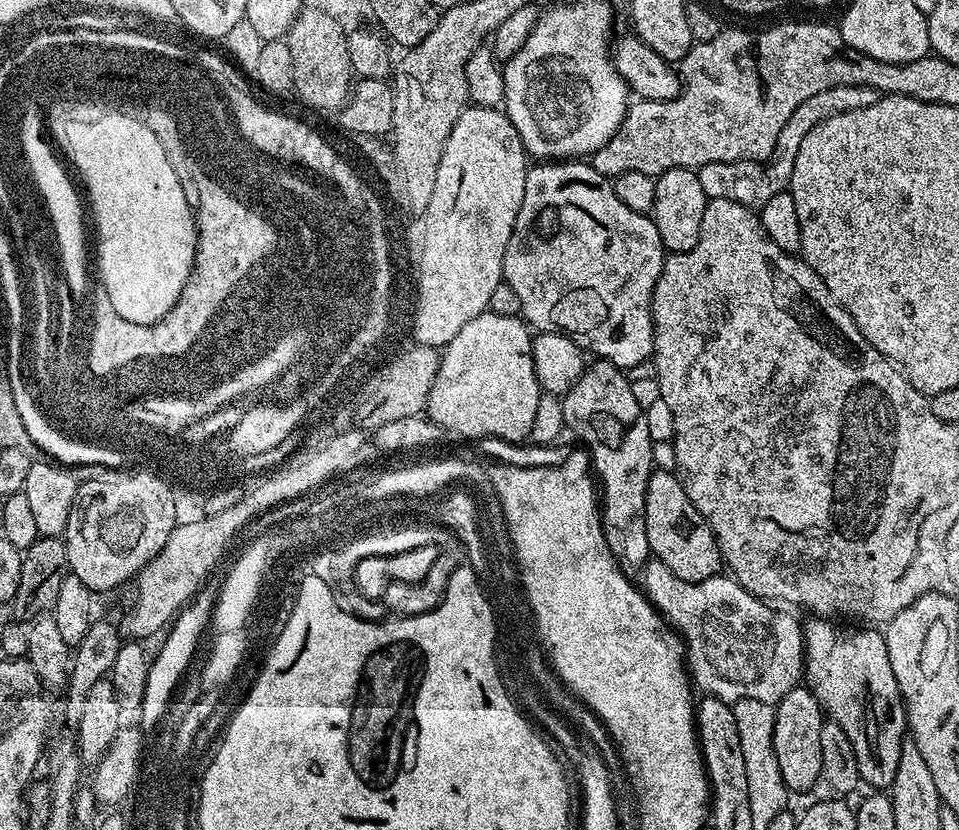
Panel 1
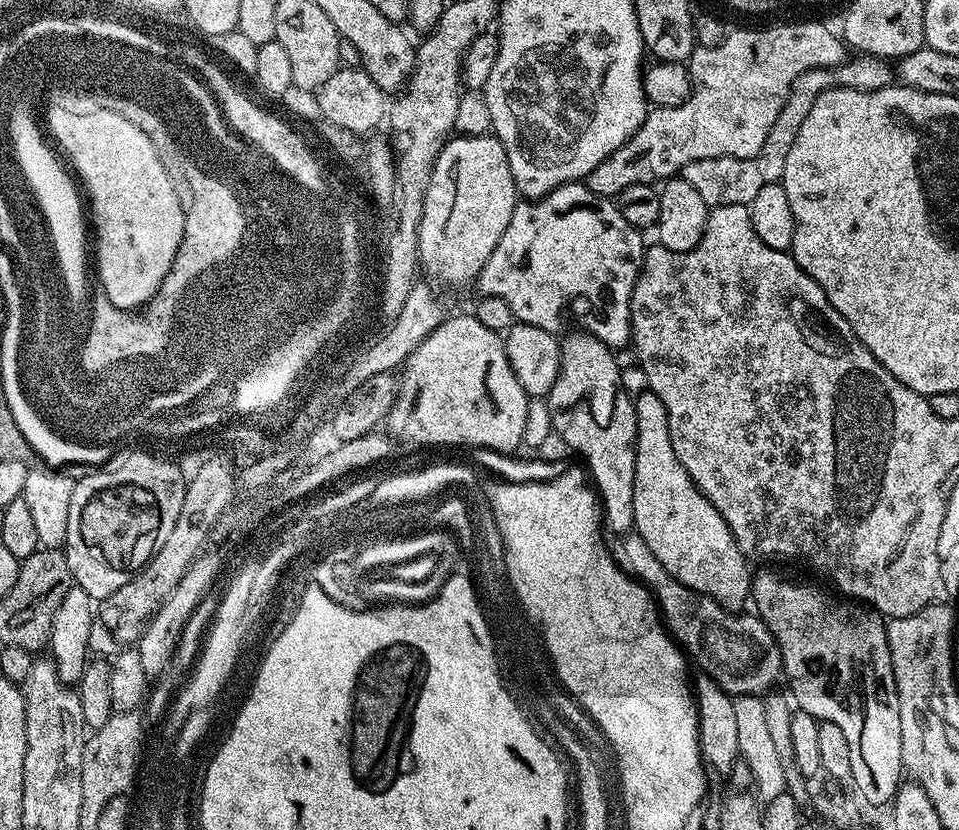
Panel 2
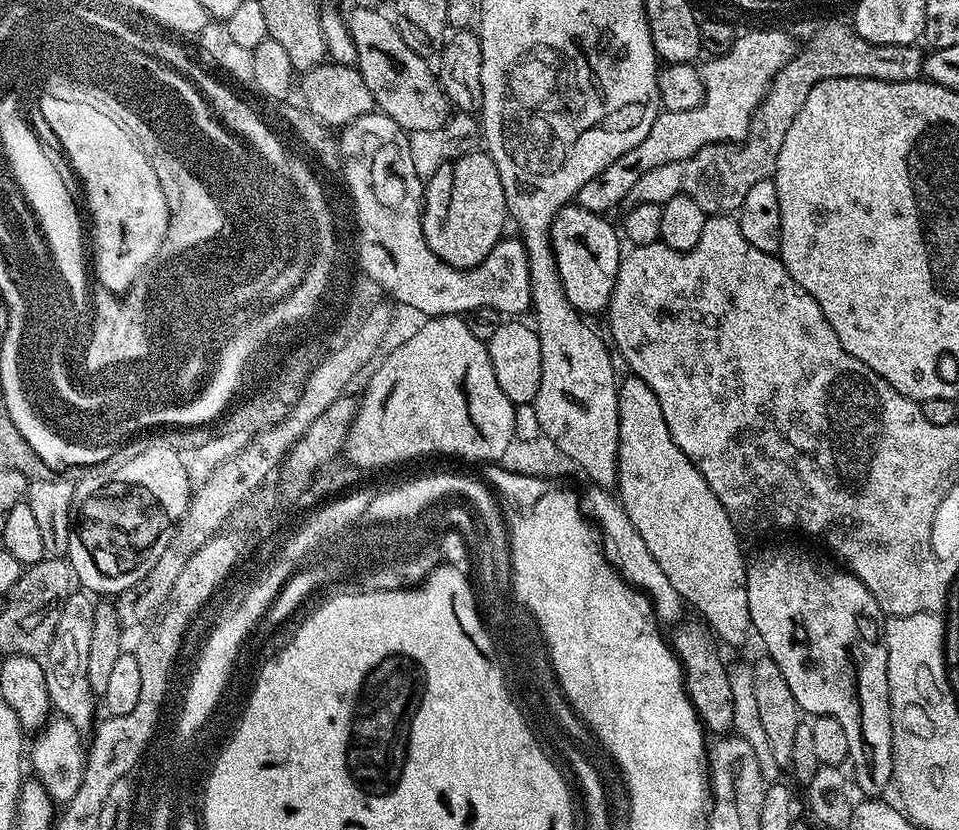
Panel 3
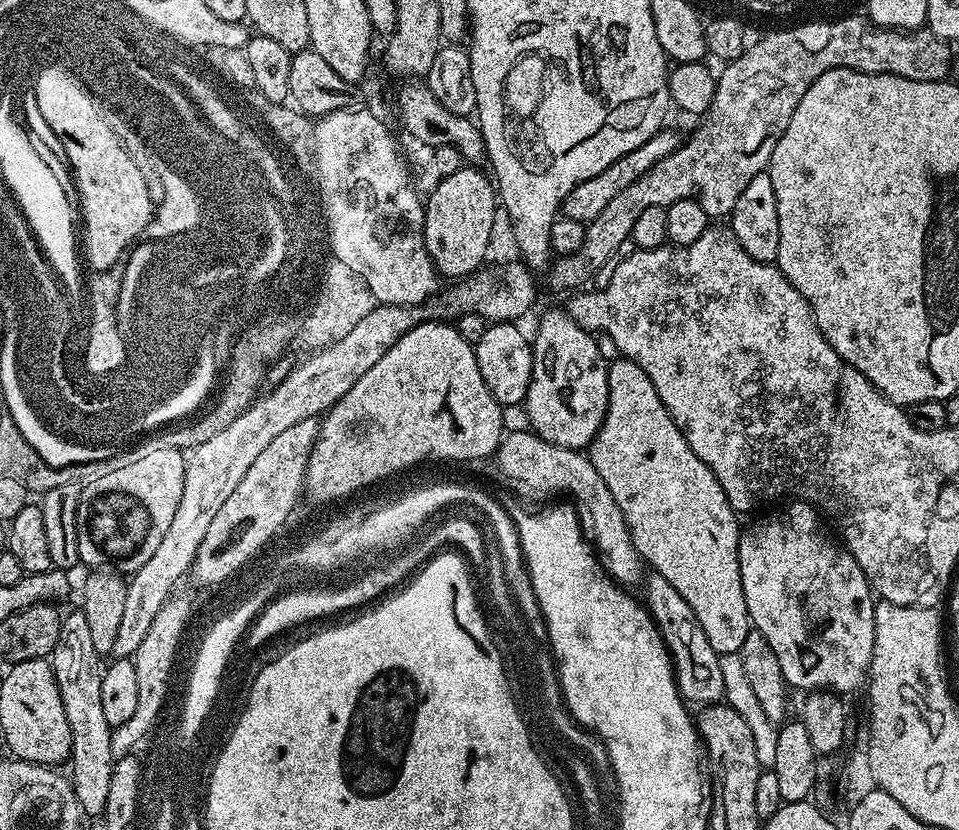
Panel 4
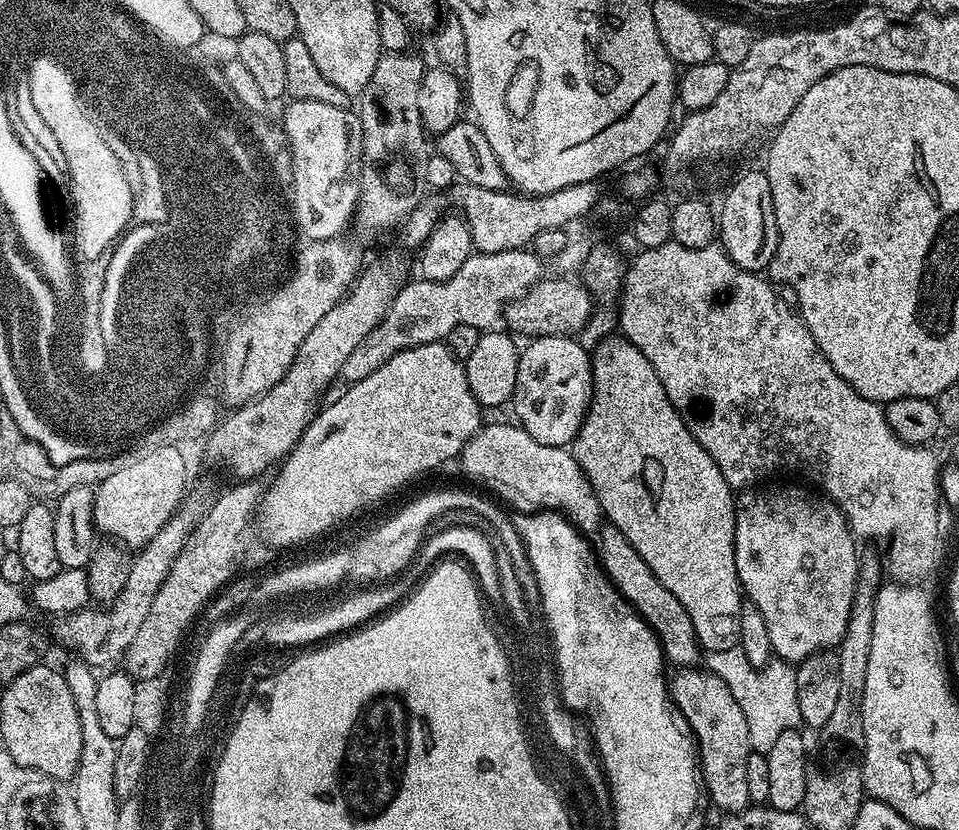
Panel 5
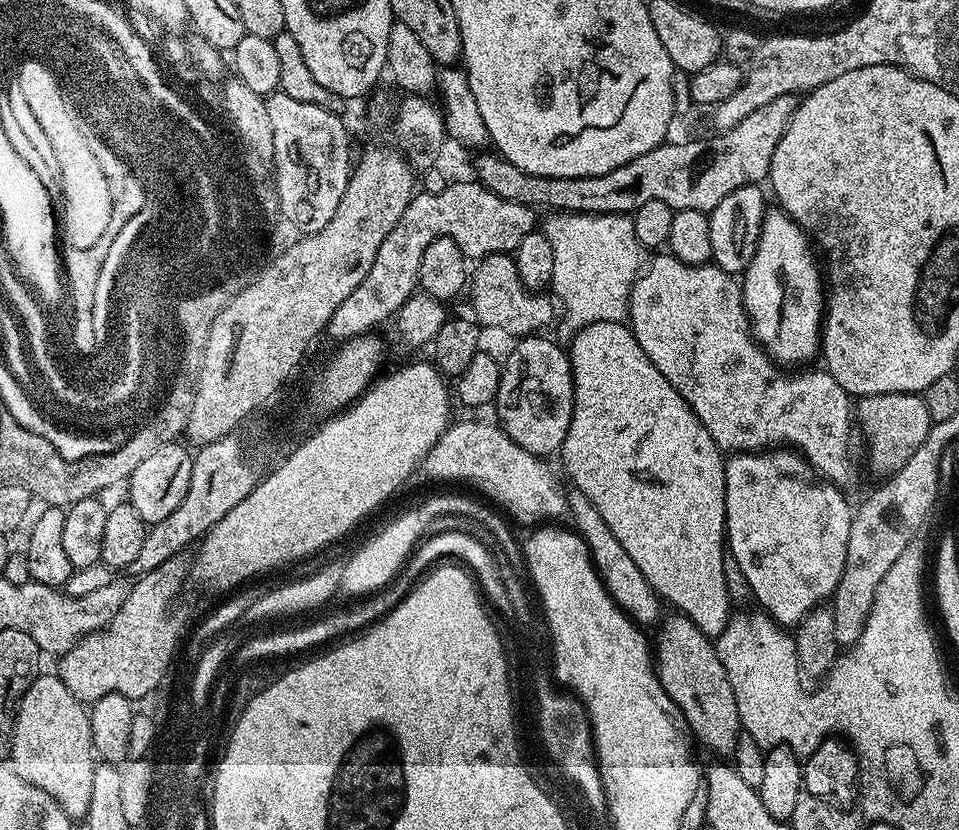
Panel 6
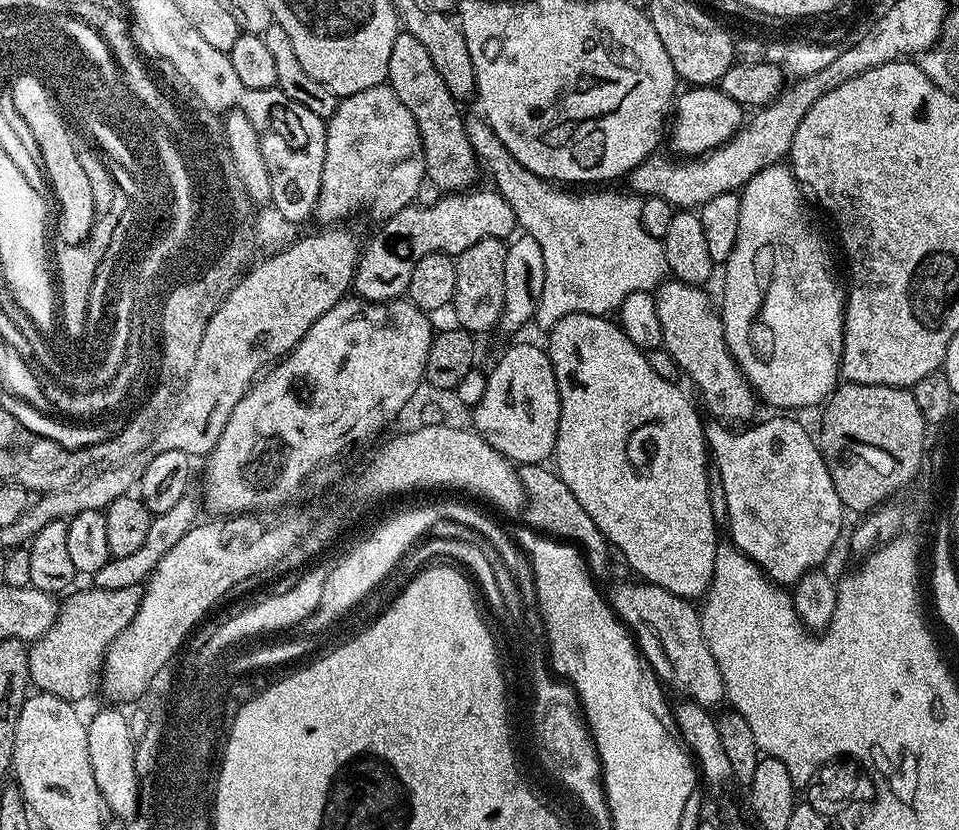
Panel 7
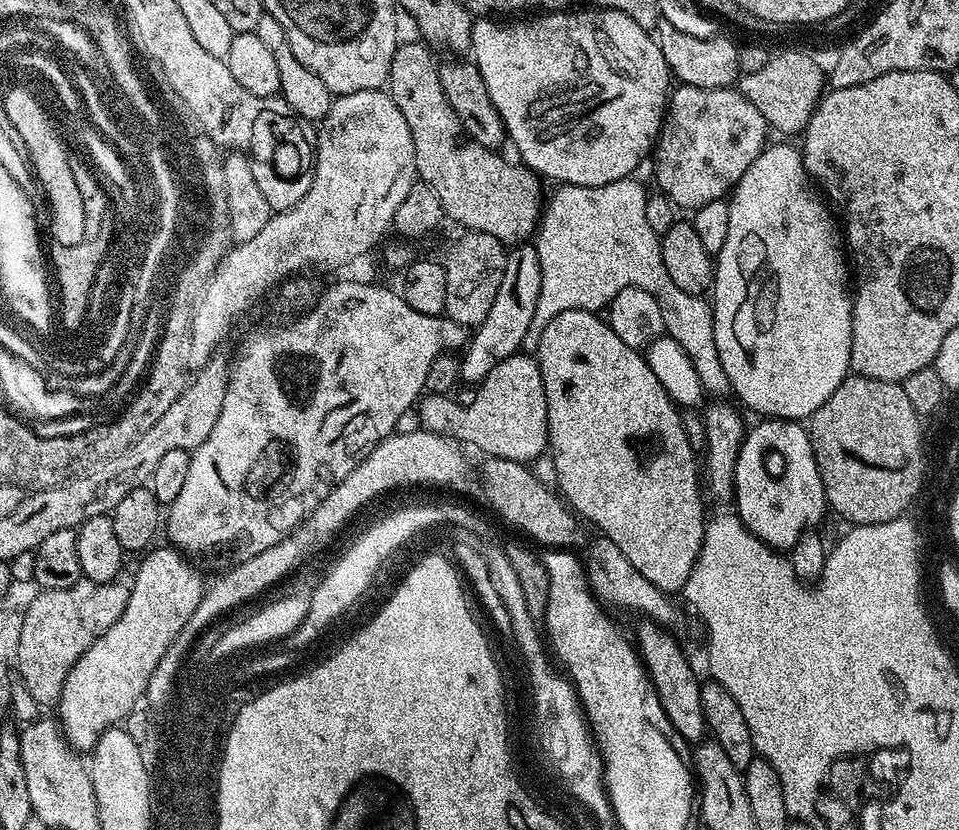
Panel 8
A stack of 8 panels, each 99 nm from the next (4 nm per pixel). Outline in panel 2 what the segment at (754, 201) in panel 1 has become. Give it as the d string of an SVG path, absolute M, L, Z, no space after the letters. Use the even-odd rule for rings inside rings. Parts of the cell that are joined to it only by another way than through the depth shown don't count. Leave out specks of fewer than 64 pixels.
M863 54L845 59L843 64L834 68L811 68L804 72L796 81L786 98L786 106L782 106L782 114L774 121L774 130L766 138L762 150L749 160L739 160L723 156L717 160L699 160L690 162L682 173L682 178L698 190L702 202L706 202L709 209L718 206L734 206L735 204L751 204L752 199L758 195L762 186L777 183L783 177L786 154L790 154L790 146L794 146L794 138L802 126L802 118L810 114L810 106L822 94L831 88L853 88L854 90L882 90L891 88L894 84L894 68L887 59ZM889 64L889 65L888 65Z

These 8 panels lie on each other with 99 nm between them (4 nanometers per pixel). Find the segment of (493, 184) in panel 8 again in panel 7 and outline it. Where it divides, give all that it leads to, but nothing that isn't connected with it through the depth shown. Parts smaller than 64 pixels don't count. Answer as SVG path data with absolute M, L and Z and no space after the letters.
M401 31L394 38L386 83L394 90L394 94L398 94L398 102L402 102L402 106L414 114L414 122L418 122L418 134L424 147L426 180L444 194L471 189L475 185L472 183L478 173L478 161L470 146L469 129L464 129L464 120L460 117L461 105L450 94L450 90L446 90L446 82L442 82L430 58L430 50L425 50L414 34Z

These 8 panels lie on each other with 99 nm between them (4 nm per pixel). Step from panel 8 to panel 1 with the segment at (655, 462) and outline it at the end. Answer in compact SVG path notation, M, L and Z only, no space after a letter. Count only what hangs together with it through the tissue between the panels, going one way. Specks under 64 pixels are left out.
M653 471L646 486L644 517L649 553L663 562L673 574L678 574L678 578L686 578L686 582L702 582L721 571L722 561L716 536L706 518L698 514L694 502L690 502L684 482L675 471Z

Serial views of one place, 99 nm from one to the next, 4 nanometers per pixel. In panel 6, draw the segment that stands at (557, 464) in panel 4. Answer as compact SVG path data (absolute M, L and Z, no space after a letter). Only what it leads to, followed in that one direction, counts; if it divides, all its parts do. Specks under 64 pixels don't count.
M480 420L456 423L449 423L423 462L423 471L428 471L433 481L465 480L482 495L489 496L497 509L508 511L520 524L540 526L568 512L565 489L560 489L555 474L544 465L547 463L541 457L522 450L522 446L518 446L518 442L511 440L495 423L483 424Z

